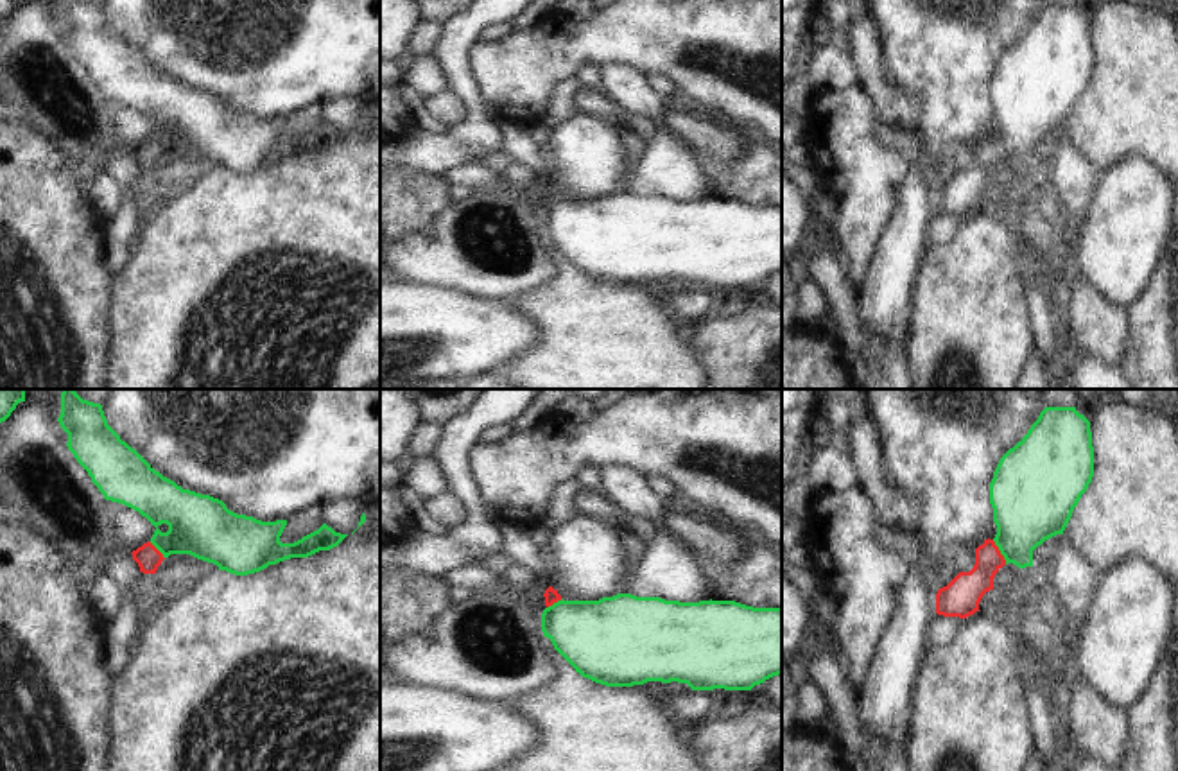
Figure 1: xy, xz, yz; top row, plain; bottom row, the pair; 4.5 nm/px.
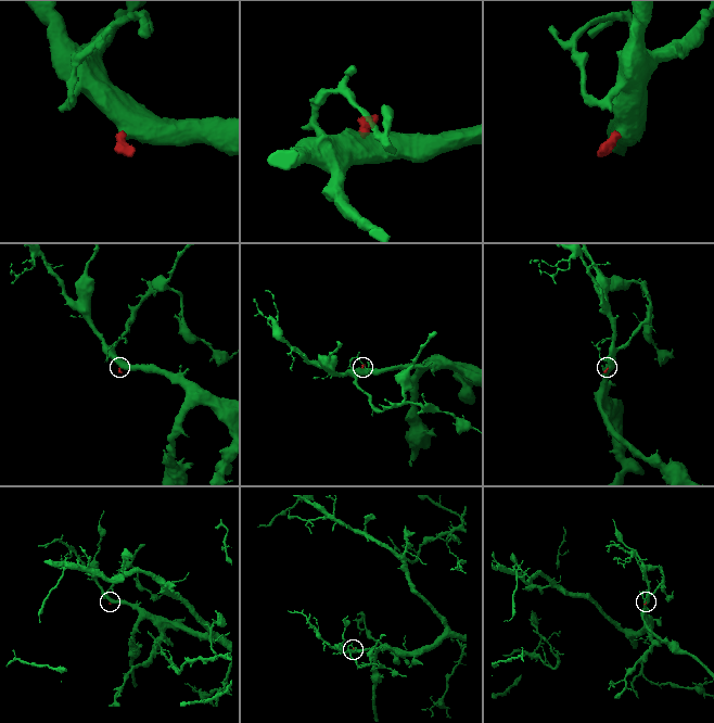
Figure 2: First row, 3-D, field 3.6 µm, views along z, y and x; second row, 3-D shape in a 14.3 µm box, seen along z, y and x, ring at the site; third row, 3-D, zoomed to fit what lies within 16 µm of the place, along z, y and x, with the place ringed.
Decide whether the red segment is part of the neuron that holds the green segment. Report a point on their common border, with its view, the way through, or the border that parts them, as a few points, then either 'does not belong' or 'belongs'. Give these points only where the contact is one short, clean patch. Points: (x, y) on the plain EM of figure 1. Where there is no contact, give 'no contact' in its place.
contact yz (1001, 151); way yz (1030, 104), (1019, 133), (1001, 151), (963, 192); belongs

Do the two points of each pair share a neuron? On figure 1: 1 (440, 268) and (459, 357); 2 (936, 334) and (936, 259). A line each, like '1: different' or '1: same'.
1: different
2: same

